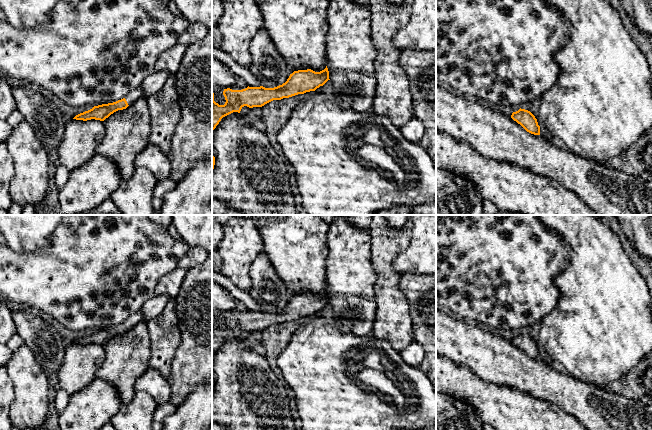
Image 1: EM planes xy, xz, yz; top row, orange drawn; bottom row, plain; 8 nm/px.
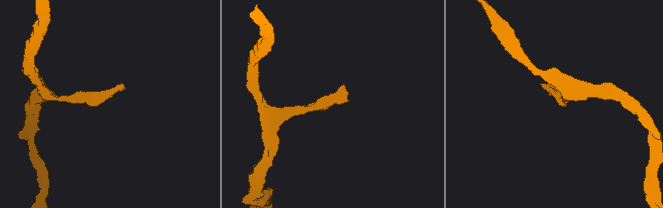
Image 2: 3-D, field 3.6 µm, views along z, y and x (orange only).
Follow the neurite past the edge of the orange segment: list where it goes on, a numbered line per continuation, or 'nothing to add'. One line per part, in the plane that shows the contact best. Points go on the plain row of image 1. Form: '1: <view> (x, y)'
1: xy (135, 318)

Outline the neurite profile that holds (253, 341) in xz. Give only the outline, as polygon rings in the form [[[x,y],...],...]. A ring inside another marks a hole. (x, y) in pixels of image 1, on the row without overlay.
[[[253,331],[246,337],[240,337],[240,341],[243,347],[258,350],[263,344],[261,331]]]

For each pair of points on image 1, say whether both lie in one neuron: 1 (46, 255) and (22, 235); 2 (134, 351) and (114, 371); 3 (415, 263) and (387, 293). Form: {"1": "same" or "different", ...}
{"1": "different", "2": "same", "3": "different"}

